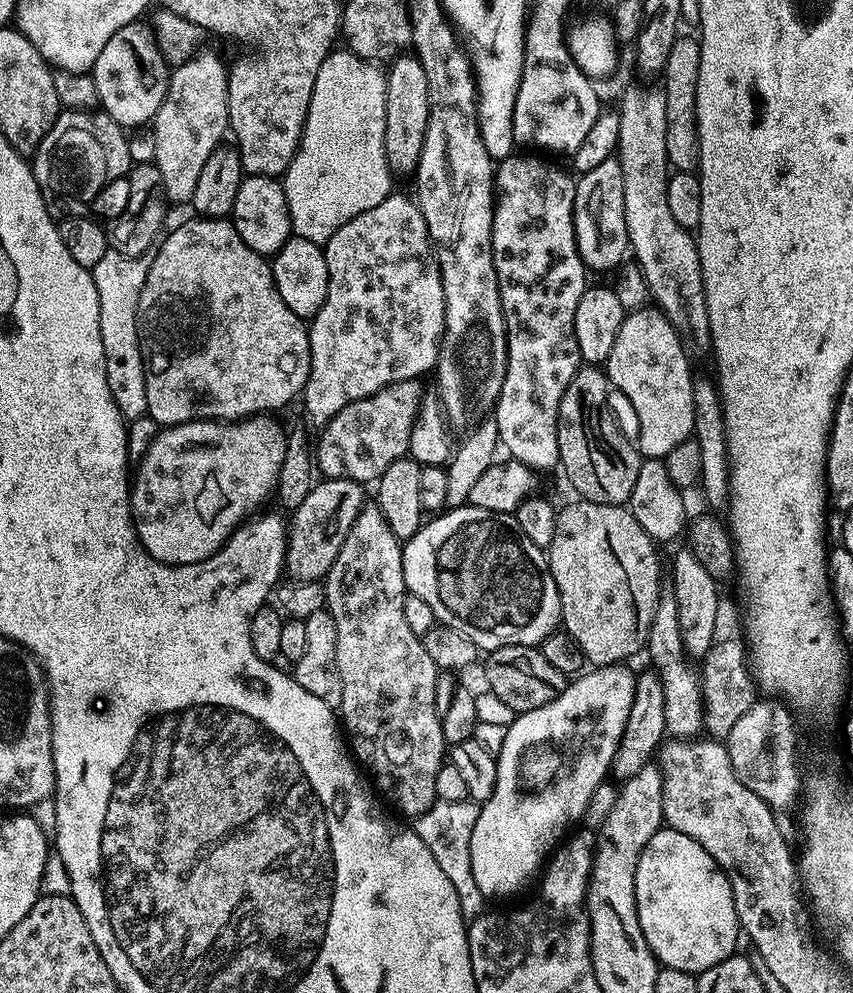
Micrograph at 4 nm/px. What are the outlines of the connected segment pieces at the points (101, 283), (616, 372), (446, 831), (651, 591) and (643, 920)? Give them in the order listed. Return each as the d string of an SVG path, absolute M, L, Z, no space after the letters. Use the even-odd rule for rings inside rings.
M151 246L137 255L127 256L124 252L109 250L106 254L102 254L98 266L90 270L92 281L98 290L100 333L102 350L106 358L106 382L110 386L110 394L118 410L128 422L145 415L148 410L144 377L146 369L138 338L138 302L142 286L146 286L146 274L150 274L150 266L156 257L156 248Z
M643 306L625 315L618 338L614 338L614 350L610 350L606 361L606 375L611 387L616 388L628 399L636 415L636 428L640 433L634 436L634 443L644 458L665 458L682 441L693 435L695 426L694 397L691 394L693 369L688 368L690 356L684 350L676 328L668 317L656 306Z
M437 799L430 810L423 812L414 820L414 831L422 842L426 842L426 850L434 854L434 862L442 866L446 878L454 882L456 893L460 895L460 908L466 914L471 913L476 900L481 899L480 890L474 880L472 867L470 866L470 840L474 834L474 826L478 822L481 805L471 799L464 801L444 801Z
M583 498L575 502L577 504L568 504L557 511L554 536L546 550L548 568L560 595L562 628L582 646L584 659L589 665L620 664L627 656L642 651L644 643L650 640L656 605L662 599L657 545L627 507L595 504Z
M662 826L646 842L636 867L636 909L648 948L665 968L699 974L737 951L736 939L741 939L742 929L728 876L694 838L678 830Z

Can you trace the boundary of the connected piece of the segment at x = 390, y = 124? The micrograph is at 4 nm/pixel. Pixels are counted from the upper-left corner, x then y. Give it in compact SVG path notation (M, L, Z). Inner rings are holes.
M411 55L411 56L412 57L406 56L404 58L398 59L393 64L392 69L390 69L390 70L387 69L387 72L386 72L386 79L387 79L387 82L388 82L388 105L386 106L386 138L384 139L384 149L386 150L386 158L388 159L388 167L389 167L389 169L391 169L391 171L393 173L395 173L395 175L397 177L404 176L404 175L407 174L407 172L415 173L417 171L417 169L419 169L419 166L420 166L420 155L422 154L422 152L424 150L424 136L427 135L427 133L428 133L428 120L431 119L431 117L432 117L432 107L430 106L430 102L428 101L428 83L426 82L426 70L423 68L423 66L420 65L419 59L416 59L413 55Z

